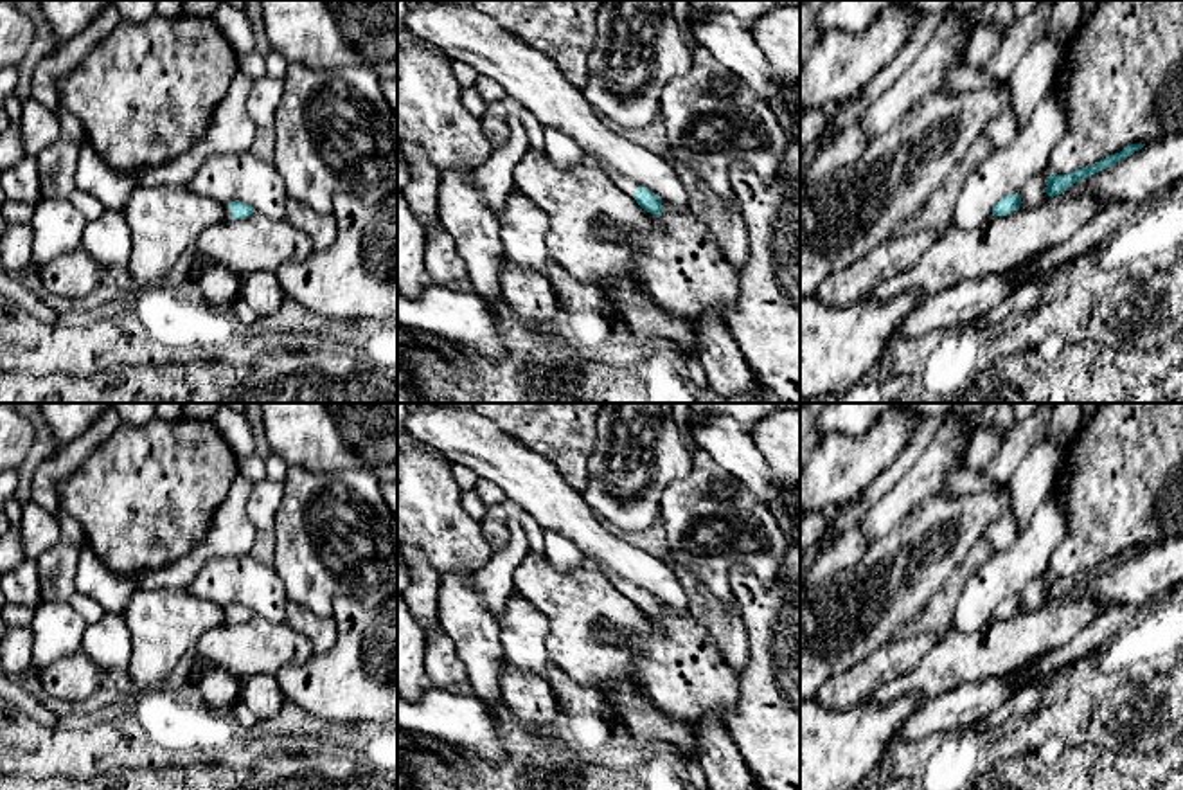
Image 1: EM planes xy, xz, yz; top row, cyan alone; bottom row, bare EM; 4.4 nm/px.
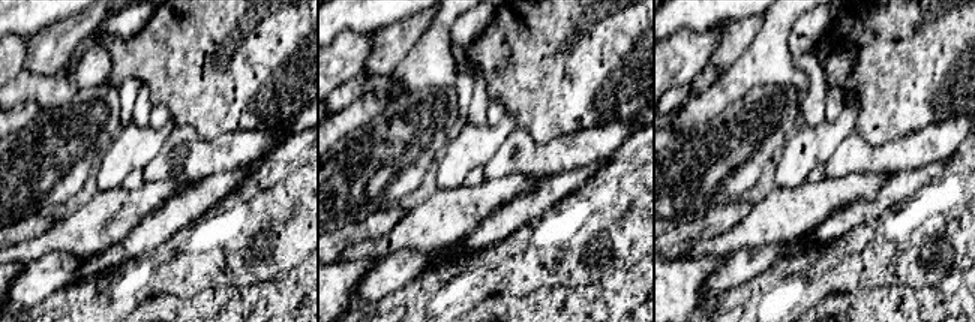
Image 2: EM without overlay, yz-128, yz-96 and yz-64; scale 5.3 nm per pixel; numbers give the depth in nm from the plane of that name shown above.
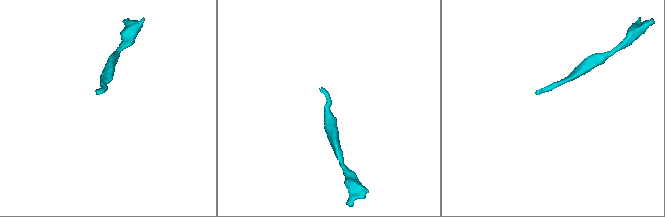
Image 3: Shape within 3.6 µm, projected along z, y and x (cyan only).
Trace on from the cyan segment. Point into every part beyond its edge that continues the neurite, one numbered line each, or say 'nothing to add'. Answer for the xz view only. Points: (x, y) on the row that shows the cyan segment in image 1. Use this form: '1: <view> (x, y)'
1: xz (628, 186)

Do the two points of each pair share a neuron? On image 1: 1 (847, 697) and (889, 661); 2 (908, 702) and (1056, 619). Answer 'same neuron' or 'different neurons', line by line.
1: same neuron
2: different neurons

